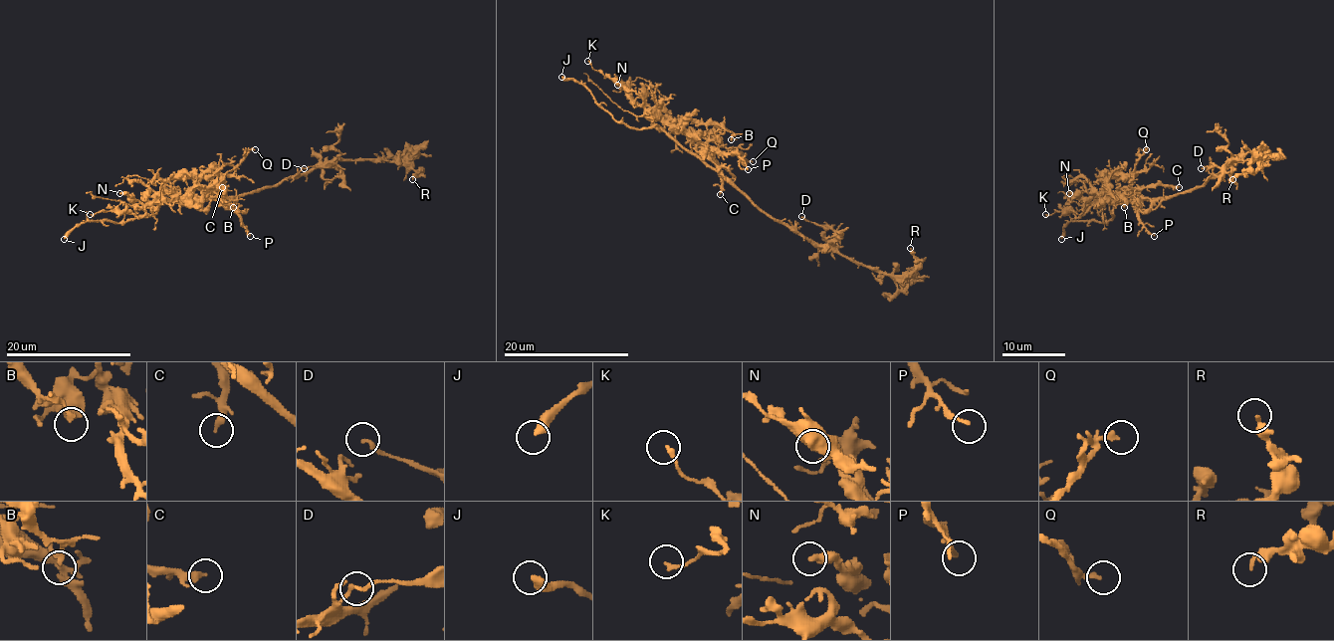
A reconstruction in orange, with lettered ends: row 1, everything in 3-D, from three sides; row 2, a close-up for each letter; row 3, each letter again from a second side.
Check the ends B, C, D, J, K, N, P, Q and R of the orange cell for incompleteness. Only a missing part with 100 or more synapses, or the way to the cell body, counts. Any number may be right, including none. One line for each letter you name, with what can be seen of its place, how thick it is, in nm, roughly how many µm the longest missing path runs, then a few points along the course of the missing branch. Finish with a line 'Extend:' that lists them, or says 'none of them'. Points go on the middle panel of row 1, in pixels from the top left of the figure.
J: place (561, 77); calibre 360 nm; missing 40 µm
Extend: J

